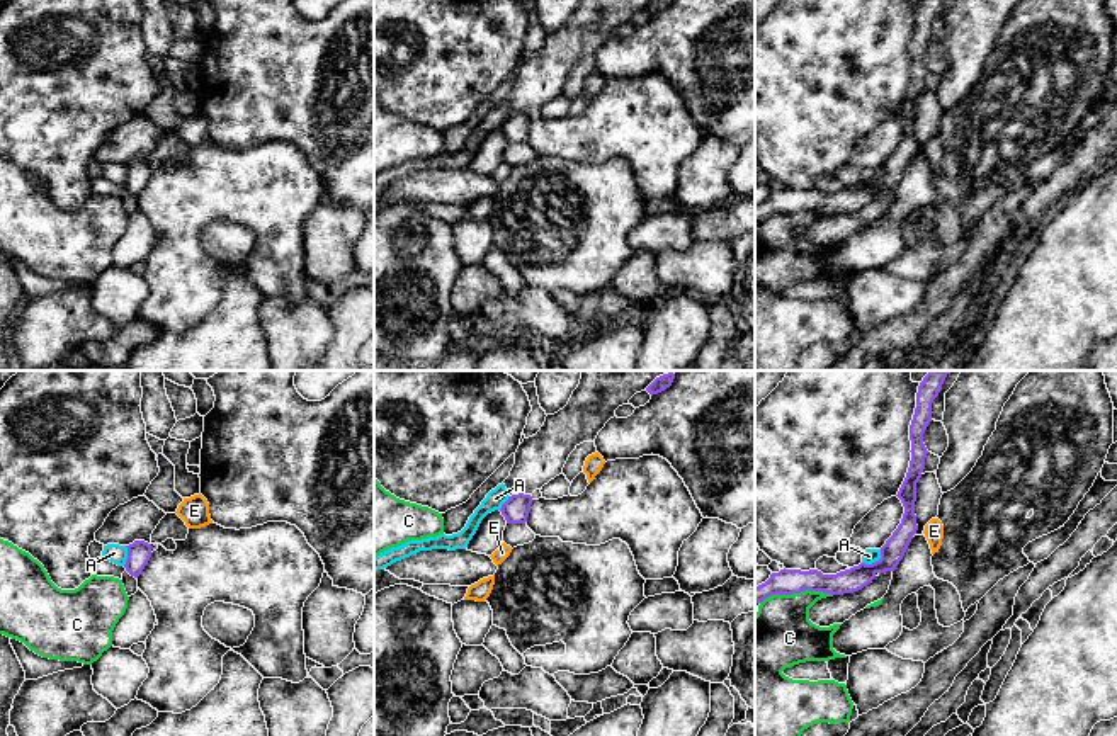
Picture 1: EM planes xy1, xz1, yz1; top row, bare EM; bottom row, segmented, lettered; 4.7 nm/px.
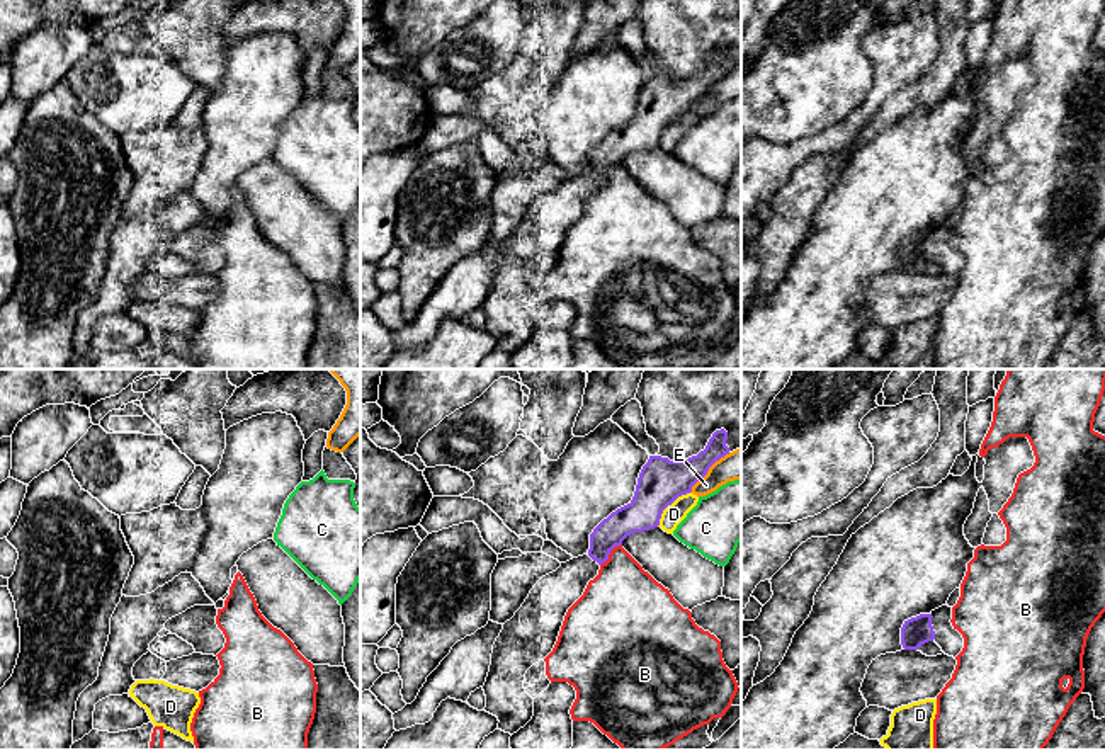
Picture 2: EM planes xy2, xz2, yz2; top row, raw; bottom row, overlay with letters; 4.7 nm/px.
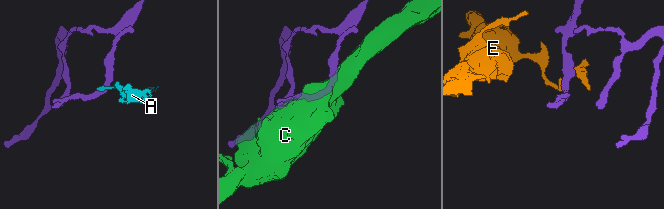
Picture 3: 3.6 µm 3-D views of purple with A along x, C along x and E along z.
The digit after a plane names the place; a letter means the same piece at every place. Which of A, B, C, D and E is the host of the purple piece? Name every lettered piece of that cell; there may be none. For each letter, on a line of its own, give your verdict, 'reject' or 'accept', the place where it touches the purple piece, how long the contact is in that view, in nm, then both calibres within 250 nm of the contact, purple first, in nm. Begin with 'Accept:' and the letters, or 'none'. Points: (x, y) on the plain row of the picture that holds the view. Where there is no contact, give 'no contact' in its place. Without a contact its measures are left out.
Accept: none
A: reject | yz1 (876, 181) | 120 nm | 110/70 nm
B: reject | xz2 (609, 172) | 150 nm | 160/380 nm
C: reject | yz1 (796, 211) | 340 nm | 120/300 nm
D: reject | xz2 (668, 123) | 220 nm | 220/100 nm
E: reject | xz2 (708, 89) | 280 nm | 220/140 nm

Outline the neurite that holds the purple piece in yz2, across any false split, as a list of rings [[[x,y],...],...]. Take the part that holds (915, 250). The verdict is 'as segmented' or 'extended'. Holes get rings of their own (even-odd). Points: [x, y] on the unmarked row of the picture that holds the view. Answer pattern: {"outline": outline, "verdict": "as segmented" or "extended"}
{"outline": [[[942,224],[930,233],[920,233],[904,240],[901,247],[901,264],[904,269],[918,269],[928,260],[935,260],[949,276],[957,276],[964,267],[962,253],[952,245],[952,226]]], "verdict": "extended"}

